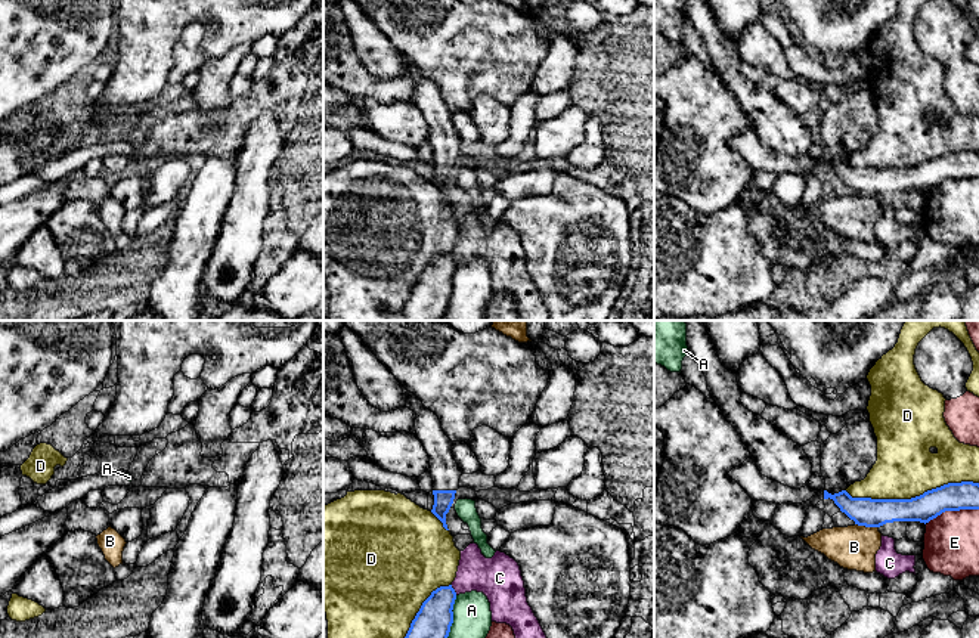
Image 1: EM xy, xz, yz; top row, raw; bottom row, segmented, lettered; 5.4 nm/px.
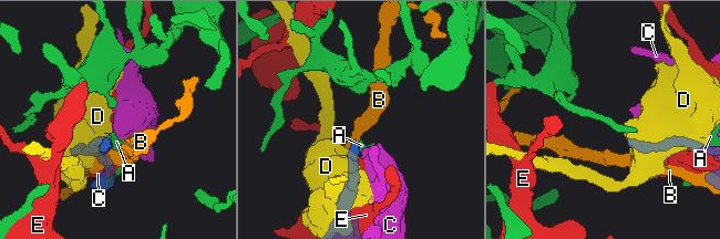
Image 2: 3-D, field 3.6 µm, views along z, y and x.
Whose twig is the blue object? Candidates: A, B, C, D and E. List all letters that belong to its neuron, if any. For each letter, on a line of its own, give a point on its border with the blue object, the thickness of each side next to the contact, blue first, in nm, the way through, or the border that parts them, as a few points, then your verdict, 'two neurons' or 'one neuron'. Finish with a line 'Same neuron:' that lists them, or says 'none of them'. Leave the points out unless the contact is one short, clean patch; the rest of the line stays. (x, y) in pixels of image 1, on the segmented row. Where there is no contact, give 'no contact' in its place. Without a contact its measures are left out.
A: contact xz (452, 616); calibres 190 and 200 nm; two neurons
B: contact yz (867, 526); calibres 160 and 240 nm; border yz (855, 523), (877, 527); two neurons
C: contact xz (454, 590); calibres 190 and 240 nm; two neurons
D: contact yz (911, 498); calibres 160 and 320 nm; two neurons
E: contact yz (953, 510); calibres 160 and 300 nm; two neurons
Same neuron: none of them

